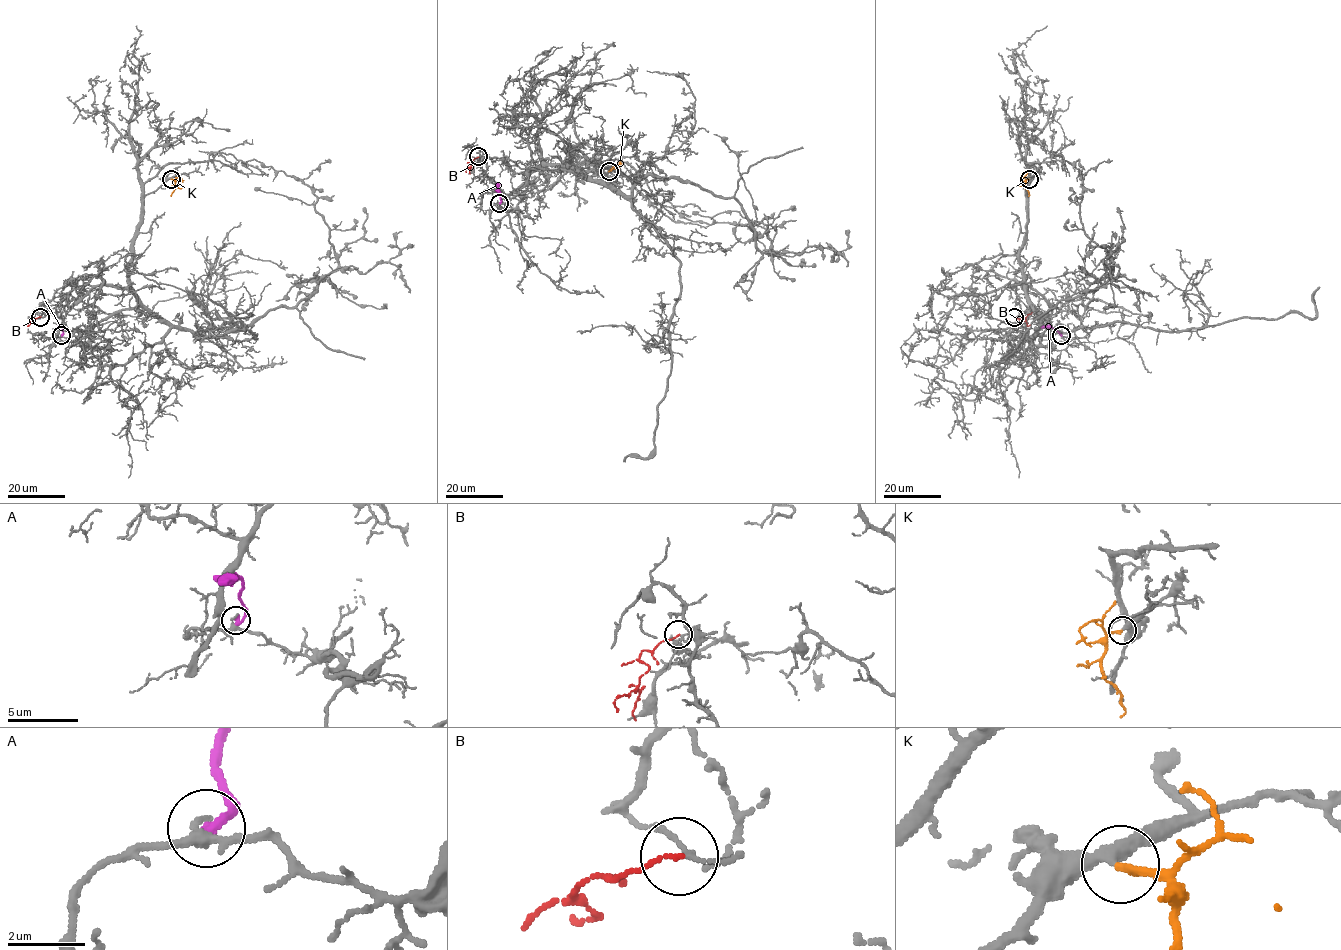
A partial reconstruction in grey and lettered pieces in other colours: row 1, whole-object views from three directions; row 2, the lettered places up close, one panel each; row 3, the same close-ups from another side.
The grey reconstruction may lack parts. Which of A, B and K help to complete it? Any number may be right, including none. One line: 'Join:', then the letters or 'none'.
Join: K

